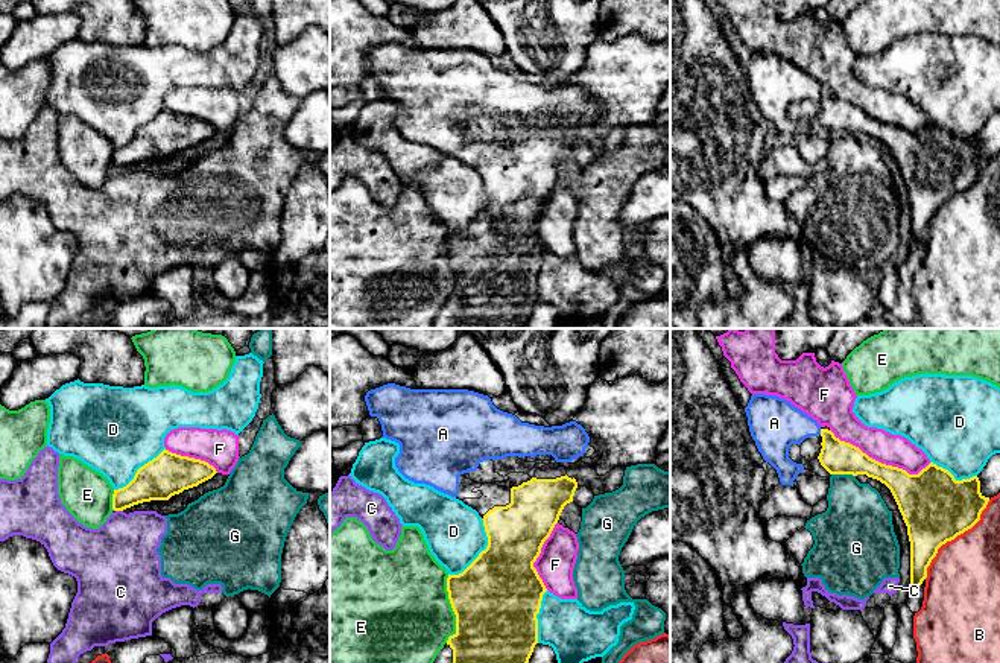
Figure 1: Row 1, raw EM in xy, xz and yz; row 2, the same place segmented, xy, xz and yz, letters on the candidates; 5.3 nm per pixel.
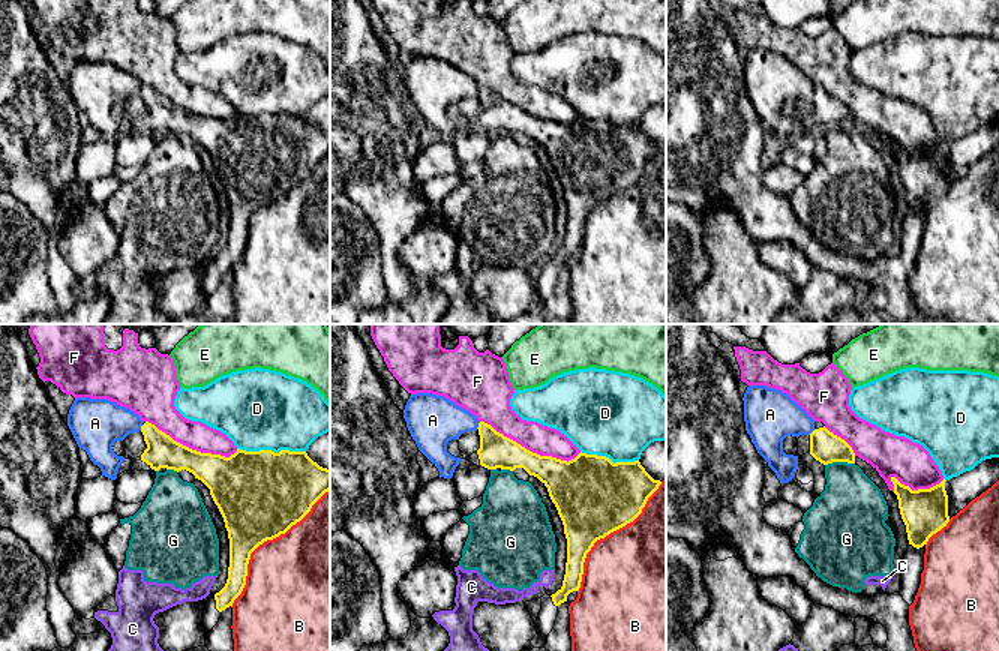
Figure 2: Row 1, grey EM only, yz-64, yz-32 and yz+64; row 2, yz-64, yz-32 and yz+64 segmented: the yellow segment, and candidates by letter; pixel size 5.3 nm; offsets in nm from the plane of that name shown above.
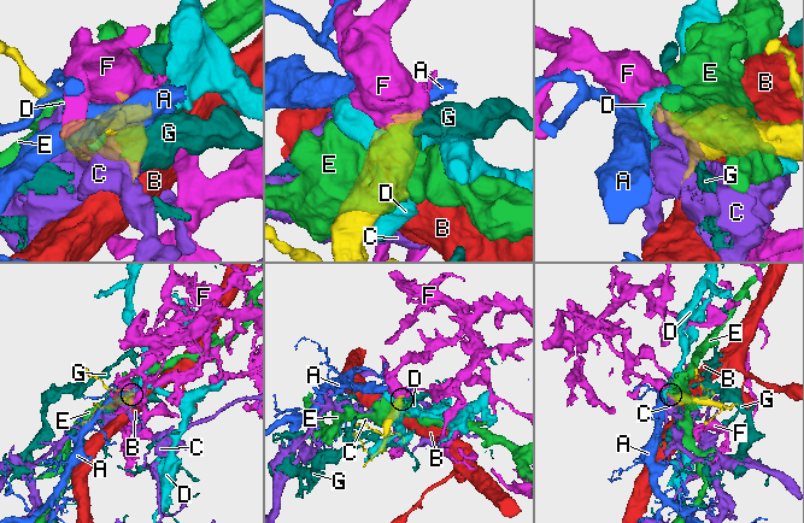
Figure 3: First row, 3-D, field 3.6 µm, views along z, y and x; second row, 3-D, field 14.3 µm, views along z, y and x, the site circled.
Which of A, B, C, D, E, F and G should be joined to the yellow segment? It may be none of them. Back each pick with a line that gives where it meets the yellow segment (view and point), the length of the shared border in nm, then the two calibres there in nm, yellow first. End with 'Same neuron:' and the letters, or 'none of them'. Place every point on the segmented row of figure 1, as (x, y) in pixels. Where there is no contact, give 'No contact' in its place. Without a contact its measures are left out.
A: Touches yellow at yz (821, 432). Shared border 30 nm. Thickness 180 nm (yellow) against 280 nm
Same neuron: A

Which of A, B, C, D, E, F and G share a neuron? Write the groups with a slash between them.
A / B / C G / D / E / F

